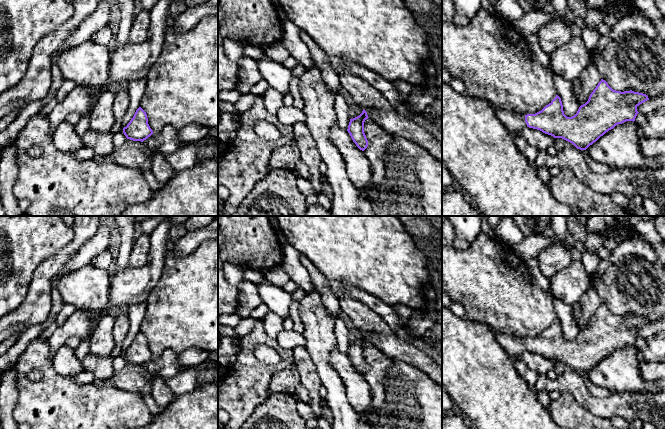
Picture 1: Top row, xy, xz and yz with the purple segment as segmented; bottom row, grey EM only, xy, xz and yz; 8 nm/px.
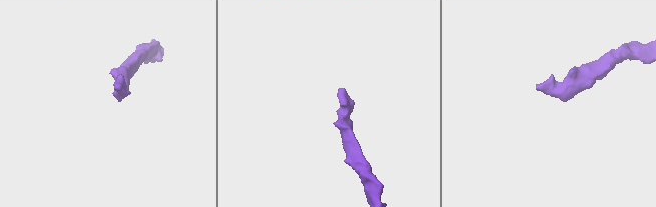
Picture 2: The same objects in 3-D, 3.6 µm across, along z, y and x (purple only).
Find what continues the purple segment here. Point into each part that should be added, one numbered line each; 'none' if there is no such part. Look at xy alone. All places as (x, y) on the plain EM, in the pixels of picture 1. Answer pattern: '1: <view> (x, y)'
none

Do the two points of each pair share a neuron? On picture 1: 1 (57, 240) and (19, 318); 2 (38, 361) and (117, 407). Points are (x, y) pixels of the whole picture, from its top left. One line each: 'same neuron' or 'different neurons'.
1: different neurons
2: same neuron

